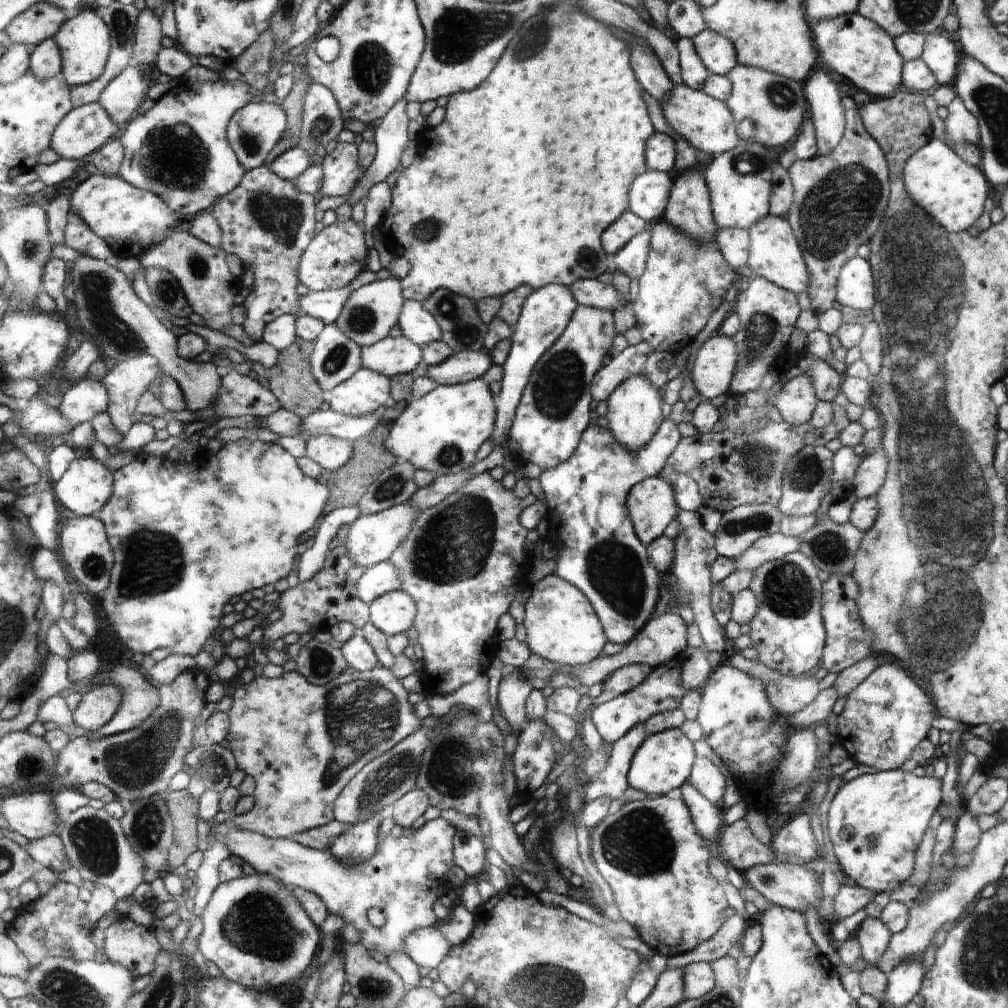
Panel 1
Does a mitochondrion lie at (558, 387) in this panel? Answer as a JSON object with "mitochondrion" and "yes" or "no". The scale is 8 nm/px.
{"mitochondrion":"yes"}

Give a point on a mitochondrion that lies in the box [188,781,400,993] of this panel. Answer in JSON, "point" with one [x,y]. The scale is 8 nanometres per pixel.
{"point":[260,924]}

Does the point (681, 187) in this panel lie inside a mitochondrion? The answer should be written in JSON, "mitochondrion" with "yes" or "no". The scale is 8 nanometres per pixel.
{"mitochondrion":"no"}

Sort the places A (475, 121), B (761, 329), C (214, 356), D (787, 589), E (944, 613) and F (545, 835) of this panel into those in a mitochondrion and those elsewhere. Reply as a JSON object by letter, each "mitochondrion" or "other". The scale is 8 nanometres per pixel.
{"A":"other","B":"mitochondrion","C":"other","D":"mitochondrion","E":"mitochondrion","F":"other"}

